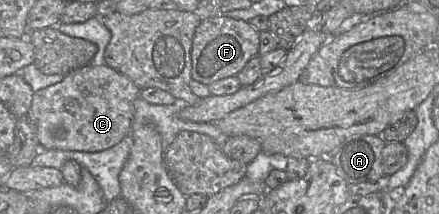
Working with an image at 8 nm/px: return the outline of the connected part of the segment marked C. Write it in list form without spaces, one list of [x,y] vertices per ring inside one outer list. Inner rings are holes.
[[[92,63],[73,70],[59,83],[34,92],[27,116],[37,127],[41,150],[99,152],[130,135],[134,101],[140,89],[108,65]]]

